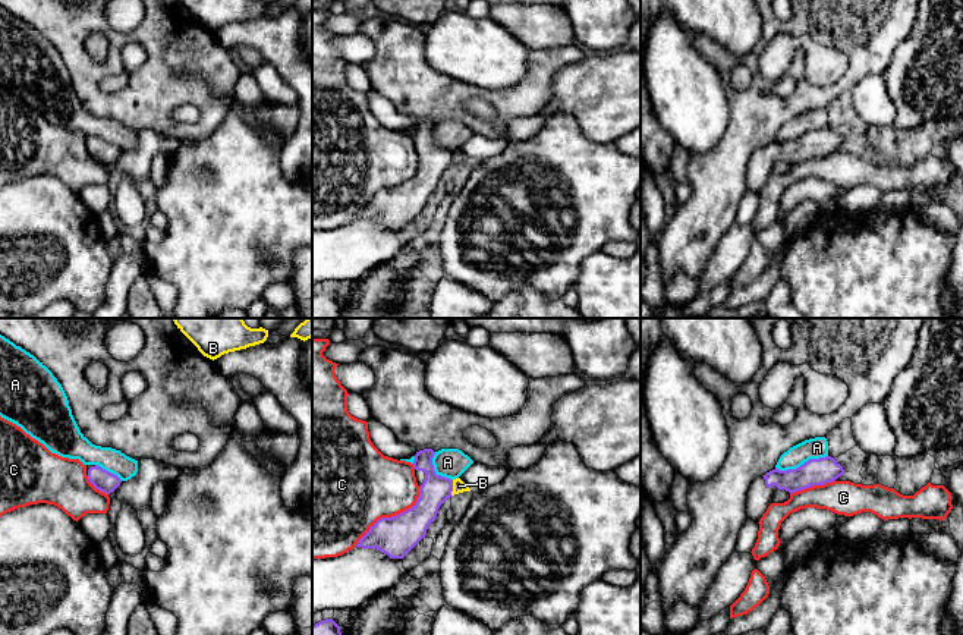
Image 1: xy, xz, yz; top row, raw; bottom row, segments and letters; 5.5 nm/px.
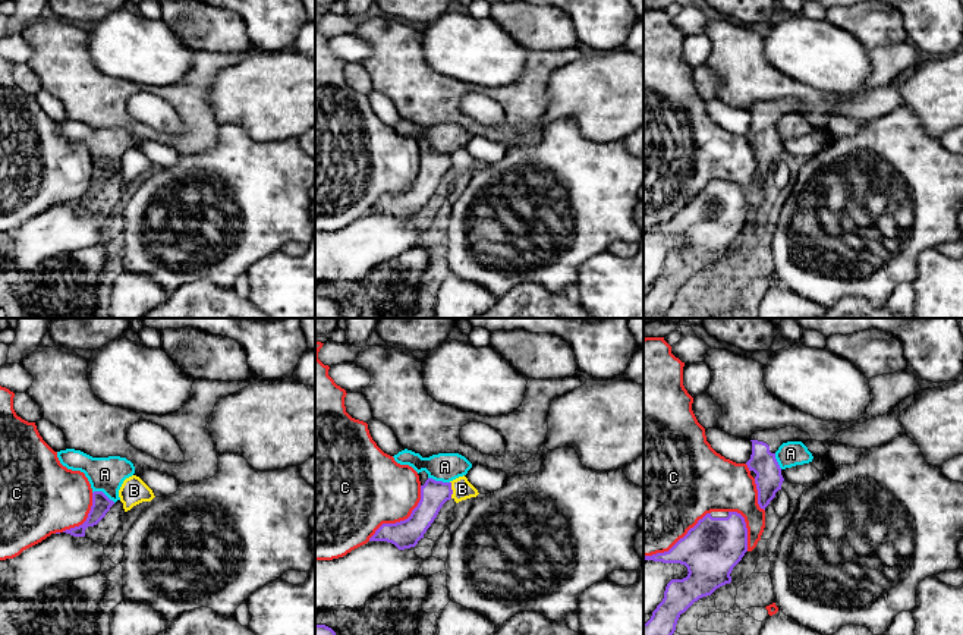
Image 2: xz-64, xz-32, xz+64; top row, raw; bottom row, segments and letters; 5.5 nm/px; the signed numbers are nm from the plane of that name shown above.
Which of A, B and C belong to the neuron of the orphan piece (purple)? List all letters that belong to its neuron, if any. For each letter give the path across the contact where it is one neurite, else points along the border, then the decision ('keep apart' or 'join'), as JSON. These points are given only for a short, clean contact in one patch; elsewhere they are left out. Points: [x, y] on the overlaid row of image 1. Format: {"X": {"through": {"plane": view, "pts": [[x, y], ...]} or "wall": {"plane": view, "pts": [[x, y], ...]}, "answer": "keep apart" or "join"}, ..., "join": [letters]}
{"A": {"wall": {"plane": "yz", "pts": [[827, 455], [818, 459], [808, 459], [795, 468], [776, 468]]}, "answer": "keep apart"}, "B": {"wall": {"plane": "xz", "pts": [[453, 480], [450, 494]]}, "answer": "keep apart"}, "C": {"answer": "keep apart"}, "join": []}

